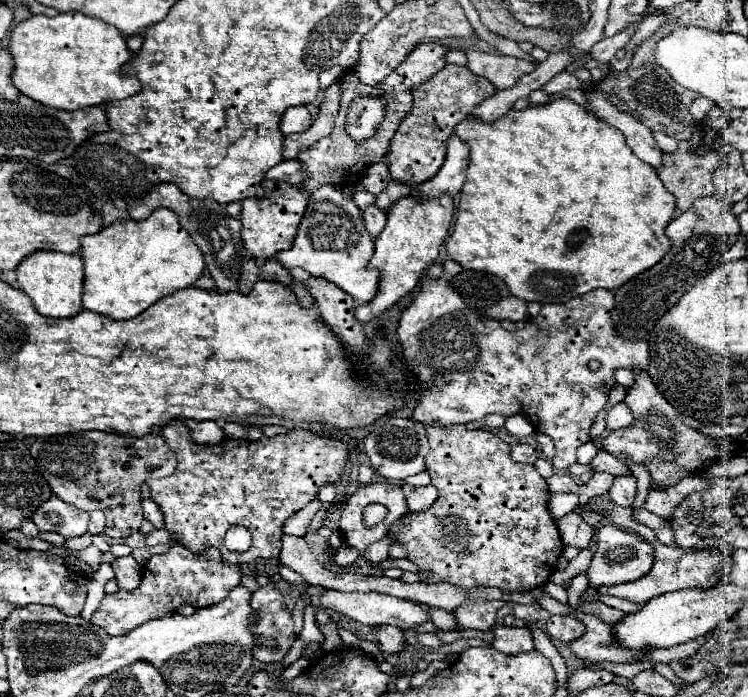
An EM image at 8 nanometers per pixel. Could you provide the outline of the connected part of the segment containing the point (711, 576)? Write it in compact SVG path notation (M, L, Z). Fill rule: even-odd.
M598 500L598 502L590 502L592 508L600 510L608 510L610 514L606 516L612 524L620 526L620 528L632 528L632 532L644 536L654 548L656 548L656 558L654 558L654 566L652 570L634 580L634 582L626 582L626 584L618 584L618 586L602 586L600 592L602 594L612 594L612 596L618 596L618 598L626 598L630 602L640 602L640 604L646 604L648 600L652 600L654 596L660 596L660 594L668 594L668 592L676 592L676 590L684 590L684 588L712 588L720 582L726 582L728 580L728 570L732 566L732 550L720 550L720 548L702 548L702 550L696 550L692 552L690 548L684 550L684 548L672 548L672 546L666 546L662 542L656 540L654 532L648 528L648 526L642 526L638 522L634 522L632 518L632 508L622 508L622 506L612 506L610 500Z

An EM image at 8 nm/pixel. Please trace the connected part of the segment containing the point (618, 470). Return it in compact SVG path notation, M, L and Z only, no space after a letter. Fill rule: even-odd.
M600 450L600 452L594 456L594 460L590 462L590 466L592 466L594 472L608 472L608 474L612 474L612 476L622 476L622 474L628 474L628 472L630 472L626 464L622 464L620 460L616 460L616 458L614 458L610 452L606 452L606 450Z

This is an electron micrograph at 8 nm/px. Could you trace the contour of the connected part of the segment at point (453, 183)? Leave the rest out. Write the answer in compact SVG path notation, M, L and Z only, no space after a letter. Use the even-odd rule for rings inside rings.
M453 133L448 140L448 154L444 166L432 180L420 184L414 194L420 198L438 198L440 194L448 192L454 196L462 190L466 170L468 170L468 146Z

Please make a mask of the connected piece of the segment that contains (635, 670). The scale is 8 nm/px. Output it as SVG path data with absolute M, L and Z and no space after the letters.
M608 661L598 662L588 666L595 670L608 670L613 672L616 676L624 676L629 680L632 680L639 672L643 670L653 670L653 663L642 662L642 663L612 663Z

